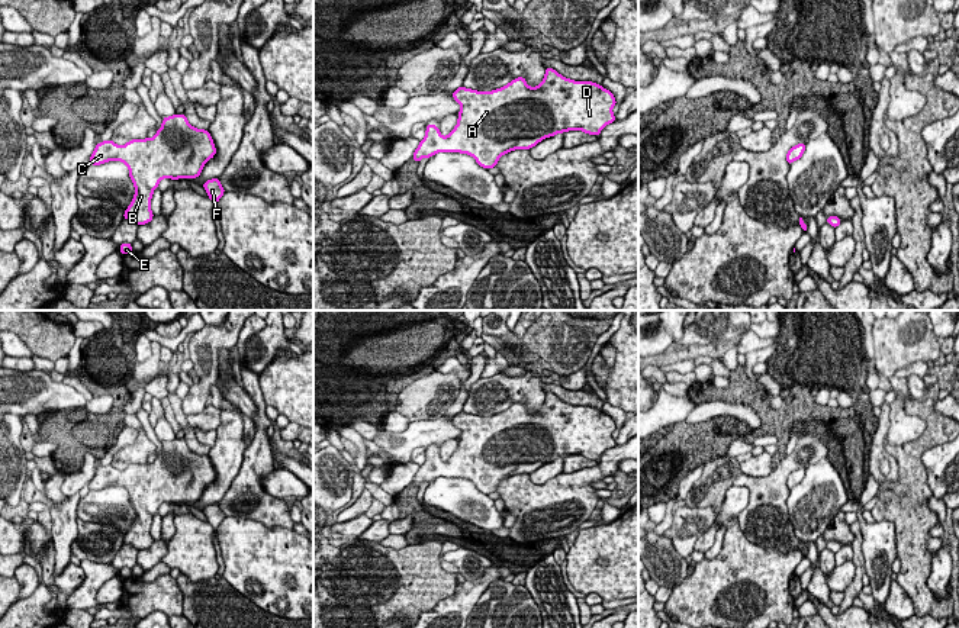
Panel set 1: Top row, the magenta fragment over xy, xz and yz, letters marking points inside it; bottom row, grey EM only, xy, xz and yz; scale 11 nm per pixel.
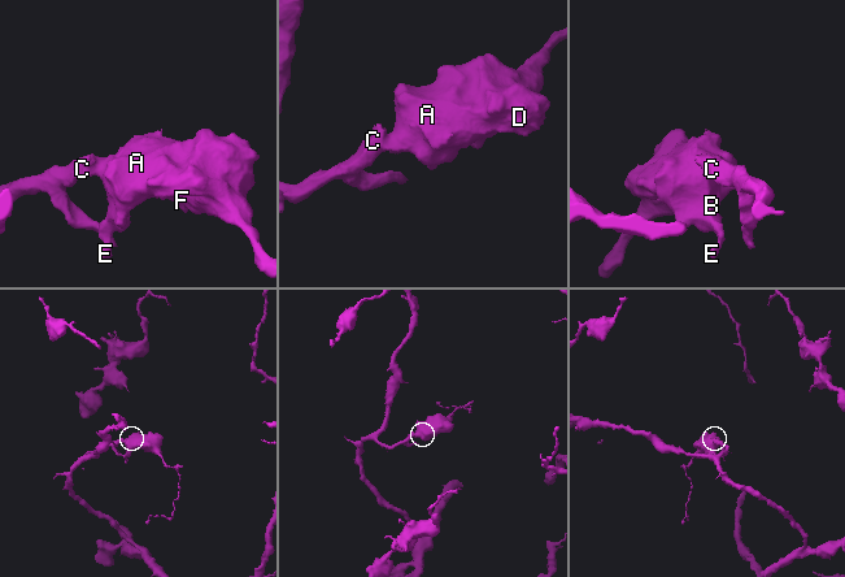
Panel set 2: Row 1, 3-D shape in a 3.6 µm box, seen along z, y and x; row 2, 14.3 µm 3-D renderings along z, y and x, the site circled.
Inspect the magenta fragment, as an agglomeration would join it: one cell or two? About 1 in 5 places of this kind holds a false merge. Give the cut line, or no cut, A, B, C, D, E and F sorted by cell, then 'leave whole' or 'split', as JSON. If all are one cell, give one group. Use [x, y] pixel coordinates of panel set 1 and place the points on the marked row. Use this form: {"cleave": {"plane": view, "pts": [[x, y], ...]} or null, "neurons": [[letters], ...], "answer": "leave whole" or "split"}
{"cleave": null, "neurons": [["A", "B", "C", "D", "E", "F"]], "answer": "leave whole"}

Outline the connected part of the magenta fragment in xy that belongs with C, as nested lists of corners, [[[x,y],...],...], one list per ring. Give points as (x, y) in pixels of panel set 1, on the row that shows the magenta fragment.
[[[186,115],[162,117],[154,138],[131,139],[119,146],[112,139],[99,142],[90,157],[91,165],[120,161],[129,168],[135,196],[123,213],[136,225],[154,218],[151,199],[162,178],[196,178],[216,148],[209,131],[193,128]]]

